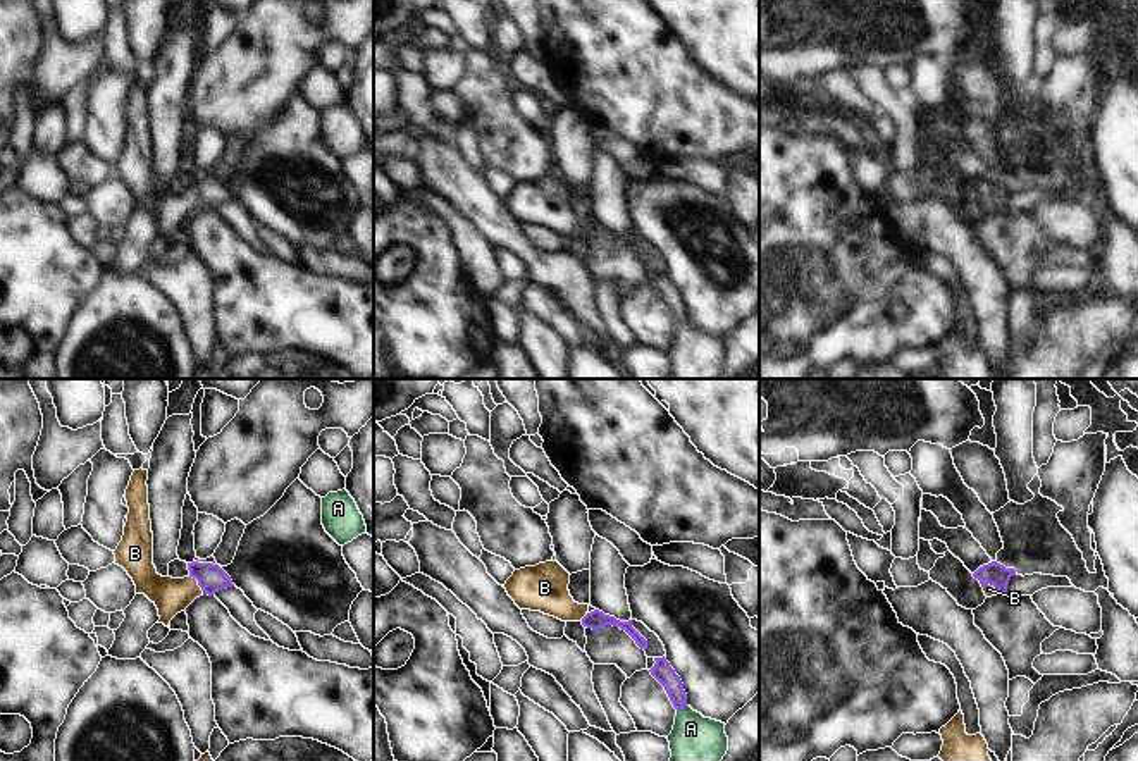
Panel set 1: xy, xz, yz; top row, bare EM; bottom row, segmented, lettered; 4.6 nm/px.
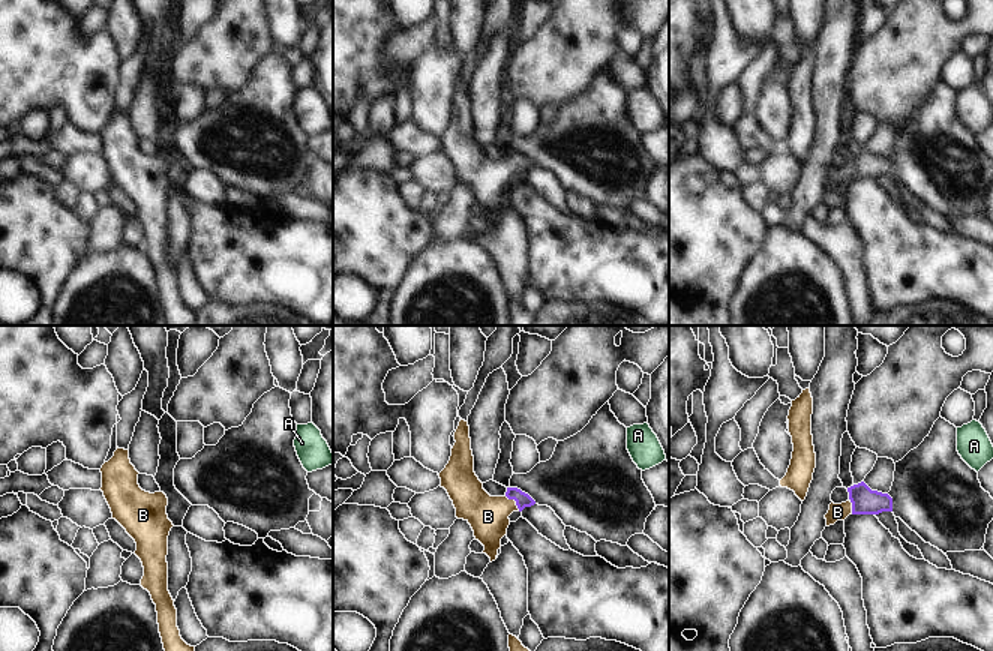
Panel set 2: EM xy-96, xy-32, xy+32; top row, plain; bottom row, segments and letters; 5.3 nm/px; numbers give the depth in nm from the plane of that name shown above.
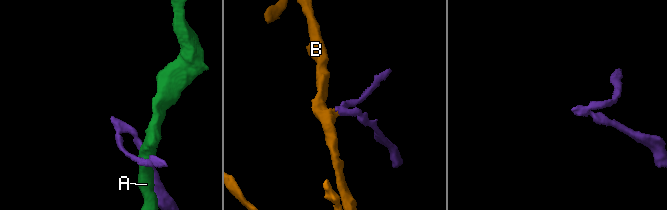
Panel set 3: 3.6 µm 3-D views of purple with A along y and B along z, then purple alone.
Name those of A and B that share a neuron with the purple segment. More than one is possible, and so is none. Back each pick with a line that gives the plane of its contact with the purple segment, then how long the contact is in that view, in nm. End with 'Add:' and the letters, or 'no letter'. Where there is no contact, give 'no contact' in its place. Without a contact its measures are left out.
B: meets purple in xy; contact 110 nm long
Add: B

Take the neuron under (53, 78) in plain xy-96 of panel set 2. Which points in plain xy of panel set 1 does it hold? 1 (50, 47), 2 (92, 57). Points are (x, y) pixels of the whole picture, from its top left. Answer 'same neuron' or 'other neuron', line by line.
1: other neuron
2: other neuron

